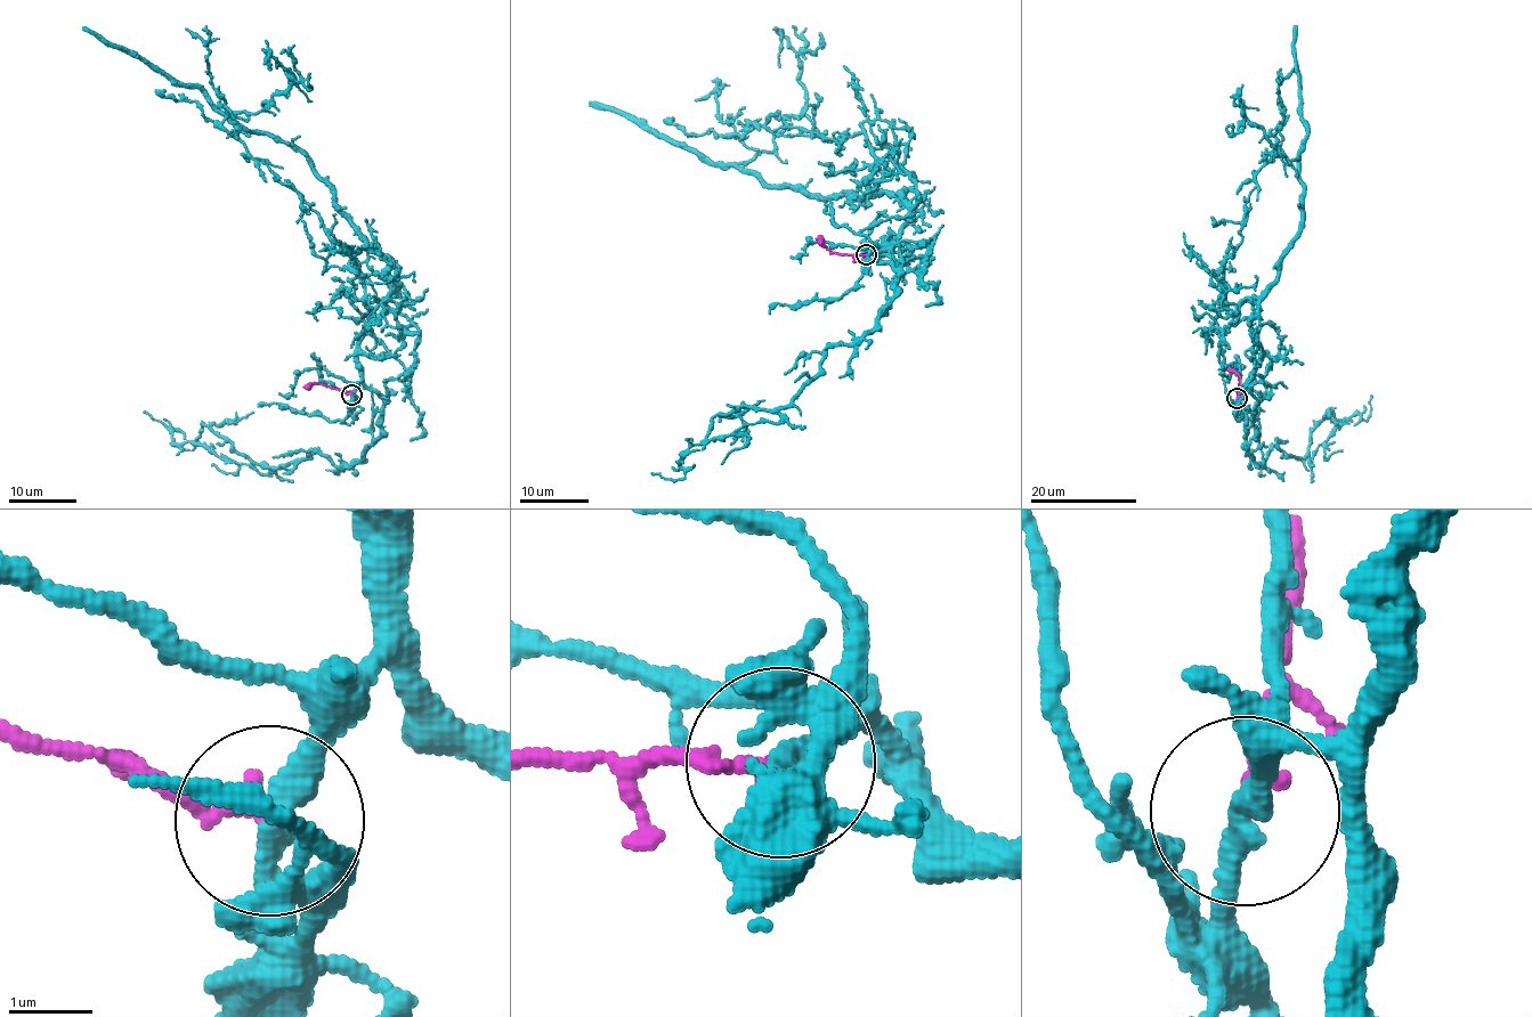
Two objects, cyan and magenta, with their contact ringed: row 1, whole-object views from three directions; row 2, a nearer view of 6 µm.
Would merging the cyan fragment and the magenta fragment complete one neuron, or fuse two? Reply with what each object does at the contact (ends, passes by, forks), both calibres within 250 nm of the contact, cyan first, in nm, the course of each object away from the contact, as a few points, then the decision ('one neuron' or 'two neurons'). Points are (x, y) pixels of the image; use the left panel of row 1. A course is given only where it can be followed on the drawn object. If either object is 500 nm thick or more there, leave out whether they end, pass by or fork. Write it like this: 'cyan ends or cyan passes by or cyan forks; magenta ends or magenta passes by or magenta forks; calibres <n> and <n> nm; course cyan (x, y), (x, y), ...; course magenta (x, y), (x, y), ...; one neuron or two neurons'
cyan passes by; magenta ends; calibres 280 and 190 nm; course cyan (353, 393), (367, 318), (395, 286), (389, 260), (304, 154), (229, 116), (258, 113), (293, 82), (268, 59); course magenta (353, 393), (318, 383), (305, 388); two neurons

